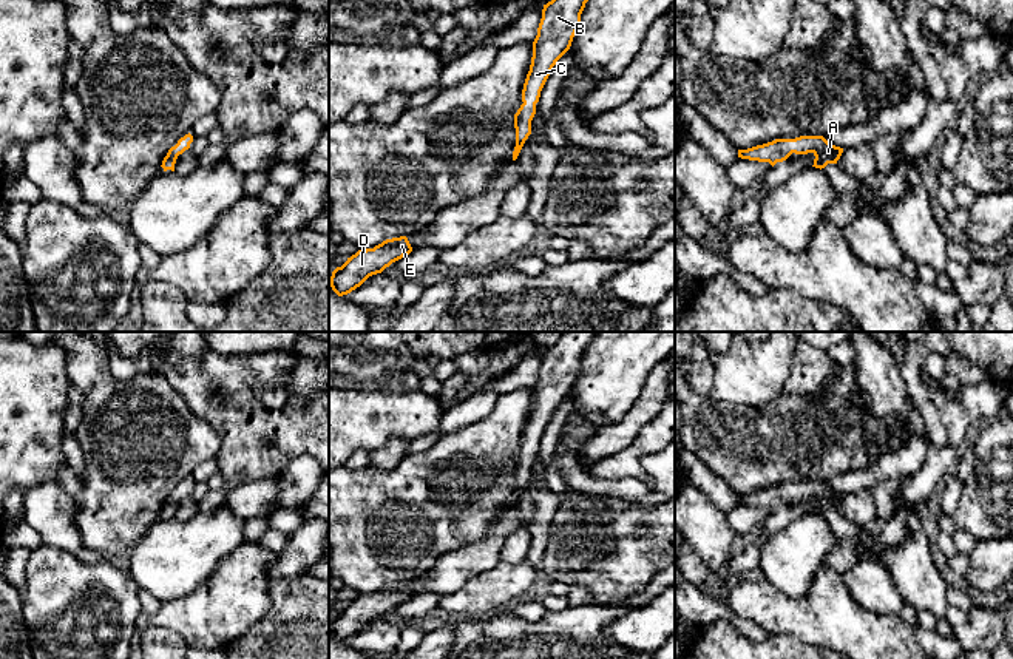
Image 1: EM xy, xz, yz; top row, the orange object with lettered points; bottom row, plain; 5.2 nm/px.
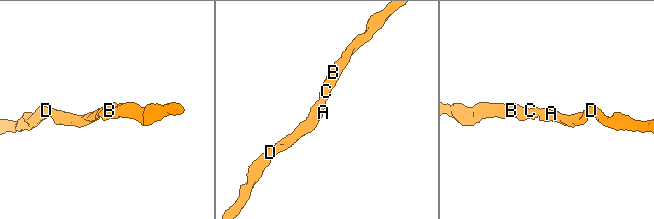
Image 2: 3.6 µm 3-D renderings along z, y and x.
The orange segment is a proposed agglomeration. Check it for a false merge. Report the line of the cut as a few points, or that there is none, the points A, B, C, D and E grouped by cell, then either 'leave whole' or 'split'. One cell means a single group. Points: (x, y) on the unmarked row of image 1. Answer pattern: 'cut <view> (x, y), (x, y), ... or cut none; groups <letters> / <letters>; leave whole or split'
cut none; groups A B C D E; leave whole

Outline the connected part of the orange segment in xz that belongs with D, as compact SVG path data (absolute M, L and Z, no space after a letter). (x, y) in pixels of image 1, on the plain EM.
M406 582L386 585L374 594L358 596L341 613L332 617L330 633L338 642L347 640L369 622L381 619L411 597L412 593Z

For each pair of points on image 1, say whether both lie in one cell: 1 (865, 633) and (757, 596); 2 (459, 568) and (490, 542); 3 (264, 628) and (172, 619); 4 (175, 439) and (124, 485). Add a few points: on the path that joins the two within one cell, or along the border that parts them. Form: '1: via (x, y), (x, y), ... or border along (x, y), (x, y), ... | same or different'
1: via (839, 622), (833, 619), (783, 616) | same
2: via (467, 562), (482, 550) | same
3: border along (269, 594), (269, 610), (230, 642) | different
4: via (162, 446), (136, 473) | same

